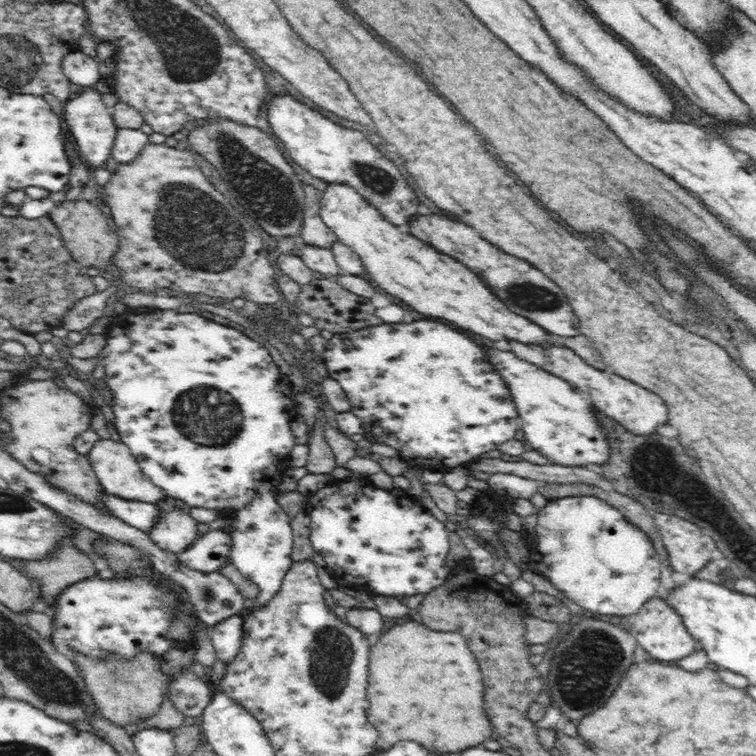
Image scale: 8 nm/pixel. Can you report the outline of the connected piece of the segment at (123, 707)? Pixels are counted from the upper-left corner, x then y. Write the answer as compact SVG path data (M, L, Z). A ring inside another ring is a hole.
M78 650L72 652L72 662L78 668L78 674L82 676L84 688L88 690L90 698L94 700L94 706L98 706L100 714L106 716L116 726L124 726L132 730L140 720L154 716L160 708L164 698L164 684L168 680L166 674L160 672L160 662L154 658L152 652L140 650L134 654L134 658L120 658L116 652L108 652L102 658L86 656Z

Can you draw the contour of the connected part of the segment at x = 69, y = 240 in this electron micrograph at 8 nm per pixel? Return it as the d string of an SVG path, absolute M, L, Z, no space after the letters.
M86 200L56 204L56 210L52 210L50 218L60 230L64 246L70 250L72 258L82 264L82 268L98 268L100 272L110 274L114 274L114 270L120 270L116 264L116 256L120 252L120 238L114 230L110 230L104 214L96 206Z

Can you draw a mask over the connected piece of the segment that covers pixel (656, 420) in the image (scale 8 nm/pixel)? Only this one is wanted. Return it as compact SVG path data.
M512 342L510 348L518 358L522 358L530 364L536 364L540 370L544 370L560 380L570 382L578 392L588 394L590 406L594 406L600 414L618 422L632 434L654 434L654 430L658 430L658 426L664 426L668 422L668 408L656 394L652 394L652 392L640 388L638 384L632 384L630 380L624 380L616 374L606 374L596 368L590 368L584 360L578 358L578 354L568 350L566 346L562 348L558 344L544 344L540 348L540 346L524 346L524 344Z

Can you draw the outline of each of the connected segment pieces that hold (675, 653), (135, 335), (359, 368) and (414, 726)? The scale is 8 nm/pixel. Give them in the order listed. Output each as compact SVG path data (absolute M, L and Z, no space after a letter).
M656 596L654 600L650 600L648 604L644 604L642 610L638 610L634 614L634 618L628 618L630 622L630 632L632 636L638 640L638 644L654 658L654 660L664 660L664 662L672 662L672 660L682 660L686 656L690 656L692 652L698 652L698 642L690 636L682 616L662 600L662 596Z
M128 308L124 314L114 316L114 322L104 336L108 344L102 346L94 360L106 370L106 384L114 396L112 410L122 444L132 450L132 456L138 460L142 472L168 492L166 496L182 498L186 506L202 506L212 510L234 508L232 526L236 532L230 534L234 536L230 562L242 576L258 586L260 592L254 598L254 606L270 602L274 594L278 594L286 572L294 564L290 558L294 550L292 522L286 518L276 500L282 472L288 468L288 454L296 446L296 436L290 428L296 410L288 388L288 376L280 374L280 368L276 368L270 352L258 340L246 336L238 328L204 320L202 316L190 312L144 312L138 308Z
M436 322L384 324L348 334L336 334L328 342L322 362L350 400L352 412L362 420L376 444L392 446L400 458L442 458L454 464L456 458L478 460L482 454L500 450L504 442L516 438L520 416L506 388L506 380L492 370L478 346L464 334Z
M404 622L386 628L386 634L370 648L370 670L366 698L370 702L368 720L378 730L376 746L388 750L396 742L414 740L434 754L452 754L468 746L476 746L492 732L490 722L482 712L482 678L476 662L476 652L458 632L436 632L418 622Z

